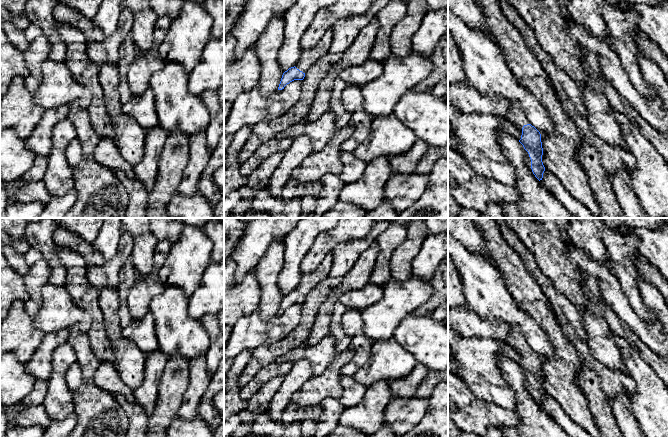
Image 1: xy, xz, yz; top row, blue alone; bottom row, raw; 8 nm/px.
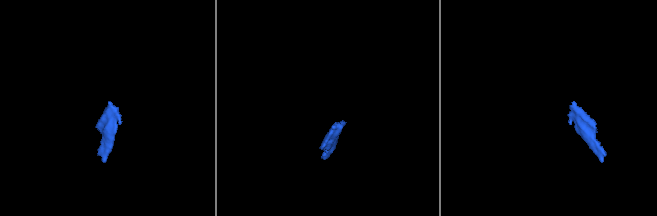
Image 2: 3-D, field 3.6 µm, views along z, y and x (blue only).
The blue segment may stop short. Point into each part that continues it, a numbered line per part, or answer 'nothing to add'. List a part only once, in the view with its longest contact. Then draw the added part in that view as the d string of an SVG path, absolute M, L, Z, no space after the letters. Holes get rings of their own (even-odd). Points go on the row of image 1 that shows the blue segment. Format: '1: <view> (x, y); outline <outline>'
1: yz (516, 116); outline M513 103L510 110L502 117L514 125L521 134L523 126L530 124L523 108L518 103Z

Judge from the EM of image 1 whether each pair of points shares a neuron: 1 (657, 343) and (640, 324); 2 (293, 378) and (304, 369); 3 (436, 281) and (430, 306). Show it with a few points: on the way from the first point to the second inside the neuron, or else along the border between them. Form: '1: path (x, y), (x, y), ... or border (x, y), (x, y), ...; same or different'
1: path (653, 338), (644, 329); same
2: path (296, 377), (301, 372); same
3: path (437, 287), (437, 298), (435, 300); same

